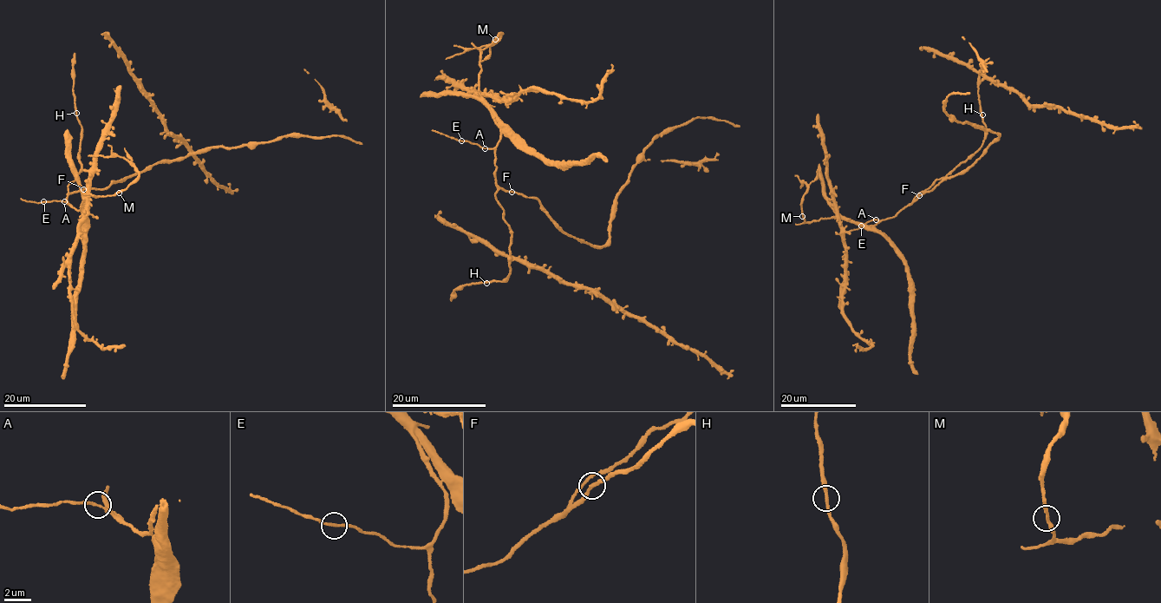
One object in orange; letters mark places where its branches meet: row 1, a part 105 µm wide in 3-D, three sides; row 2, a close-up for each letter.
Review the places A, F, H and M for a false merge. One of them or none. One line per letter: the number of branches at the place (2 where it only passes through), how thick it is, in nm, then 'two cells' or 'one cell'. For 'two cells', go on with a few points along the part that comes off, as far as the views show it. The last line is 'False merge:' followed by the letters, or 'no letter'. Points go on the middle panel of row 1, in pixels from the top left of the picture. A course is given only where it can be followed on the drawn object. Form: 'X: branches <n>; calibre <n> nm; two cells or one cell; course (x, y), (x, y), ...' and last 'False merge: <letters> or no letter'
A: branches 2; calibre 160 nm; one cell
F: branches 2; calibre 220 nm; one cell
H: branches 2; calibre 240 nm; one cell
M: branches 2; calibre 240 nm; one cell
False merge: no letter

